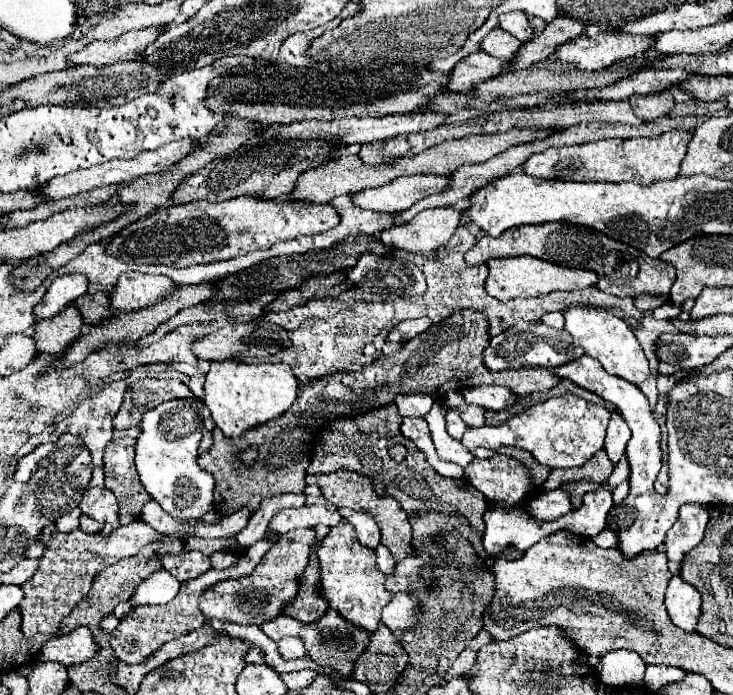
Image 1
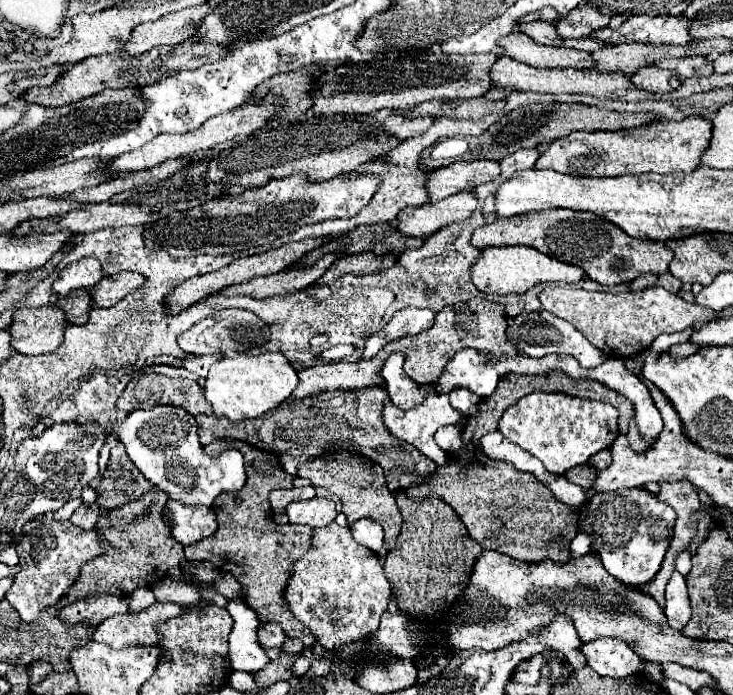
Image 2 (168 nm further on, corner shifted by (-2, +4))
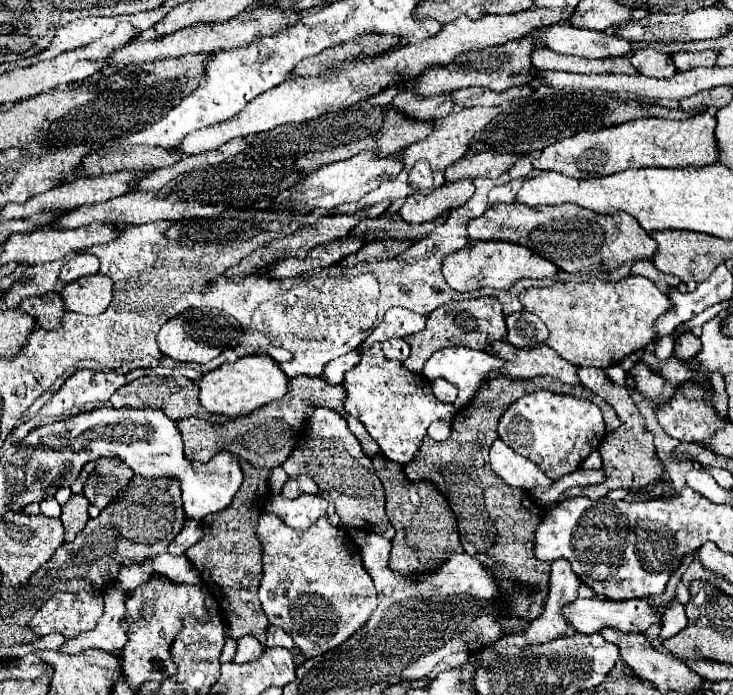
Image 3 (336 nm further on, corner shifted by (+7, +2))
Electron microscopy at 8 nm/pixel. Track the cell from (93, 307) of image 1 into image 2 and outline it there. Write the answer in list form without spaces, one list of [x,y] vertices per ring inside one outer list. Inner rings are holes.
[[[78,289],[68,297],[56,301],[56,305],[66,313],[66,319],[74,325],[84,325],[88,321],[88,313],[94,307],[90,299],[90,289]]]

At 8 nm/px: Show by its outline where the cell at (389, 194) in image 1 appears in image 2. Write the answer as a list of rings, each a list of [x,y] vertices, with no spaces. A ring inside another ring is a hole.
[[[480,159],[470,163],[452,163],[432,171],[426,179],[428,201],[442,201],[458,191],[470,191],[478,185],[484,185],[500,175],[500,165],[496,161]]]

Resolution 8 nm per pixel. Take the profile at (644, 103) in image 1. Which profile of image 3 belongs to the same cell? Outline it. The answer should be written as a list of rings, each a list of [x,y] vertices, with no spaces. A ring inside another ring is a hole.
[[[643,47],[641,51],[635,51],[631,55],[631,63],[641,75],[667,79],[667,77],[673,77],[677,73],[677,69],[675,69],[673,61],[669,61],[669,57],[671,55],[665,55],[661,51],[651,49],[651,47]]]

